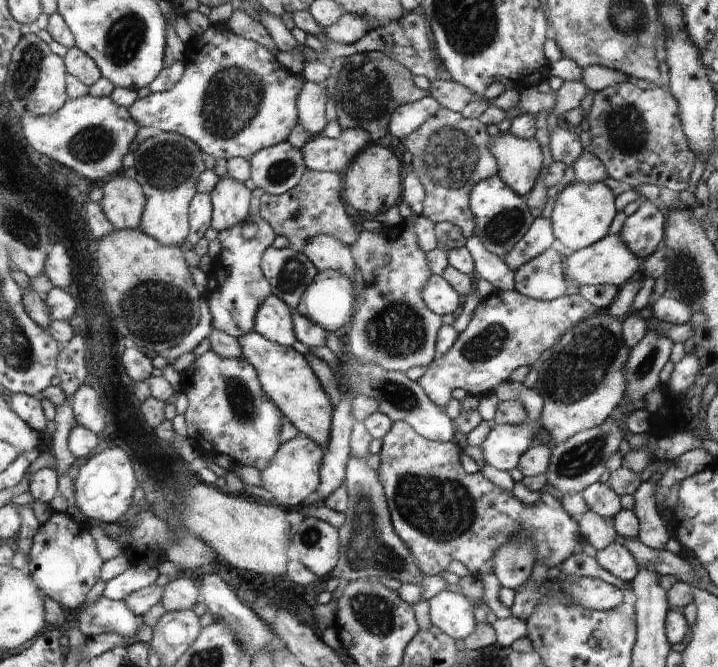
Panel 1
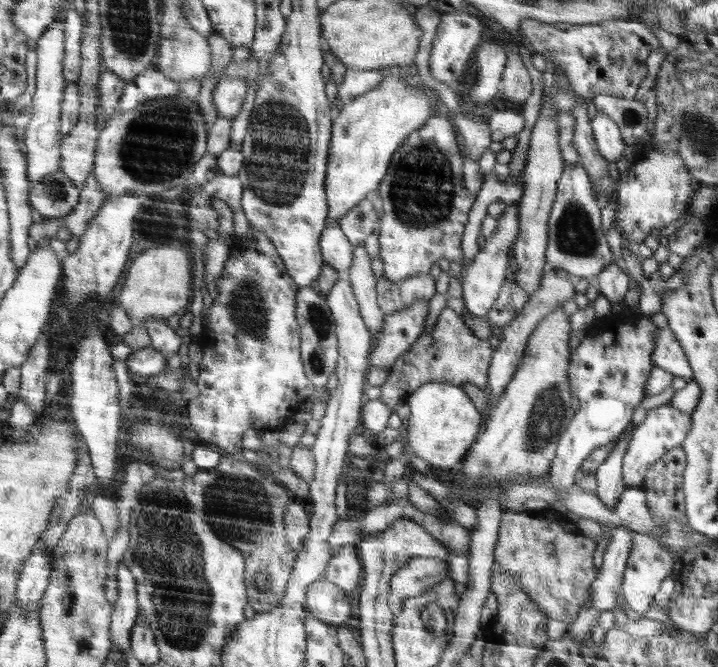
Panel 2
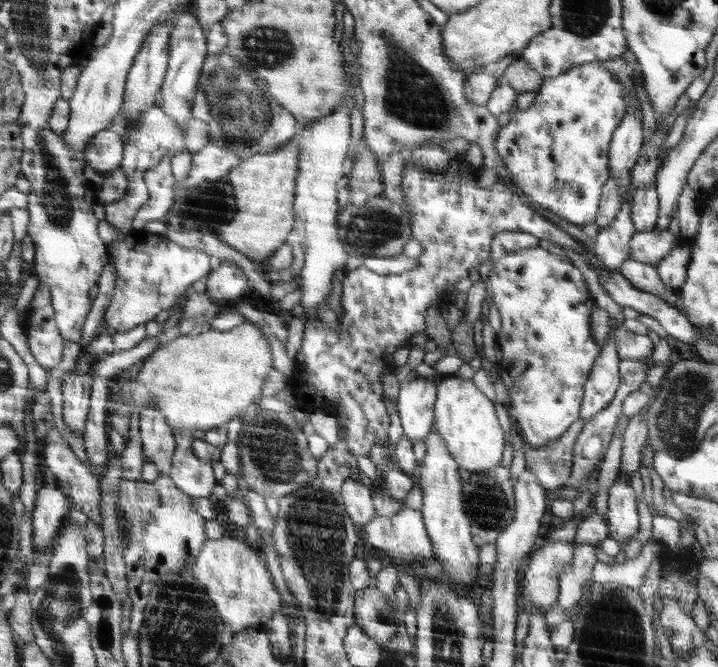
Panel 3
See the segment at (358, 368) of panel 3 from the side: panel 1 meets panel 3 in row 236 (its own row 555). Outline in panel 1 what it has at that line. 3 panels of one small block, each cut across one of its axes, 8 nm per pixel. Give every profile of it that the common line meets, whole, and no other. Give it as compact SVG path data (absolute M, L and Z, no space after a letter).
M395 421L382 439L379 455L380 464L375 473L381 482L394 530L410 548L424 575L440 575L454 560L461 562L474 577L492 573L496 552L502 544L508 539L518 538L524 531L536 543L535 562L544 558L549 568L563 563L574 552L581 551L583 538L580 524L566 511L562 502L544 492L539 502L527 505L489 481L482 472L468 474L462 468L460 450L452 441L441 443L428 440L406 424L406 421Z

